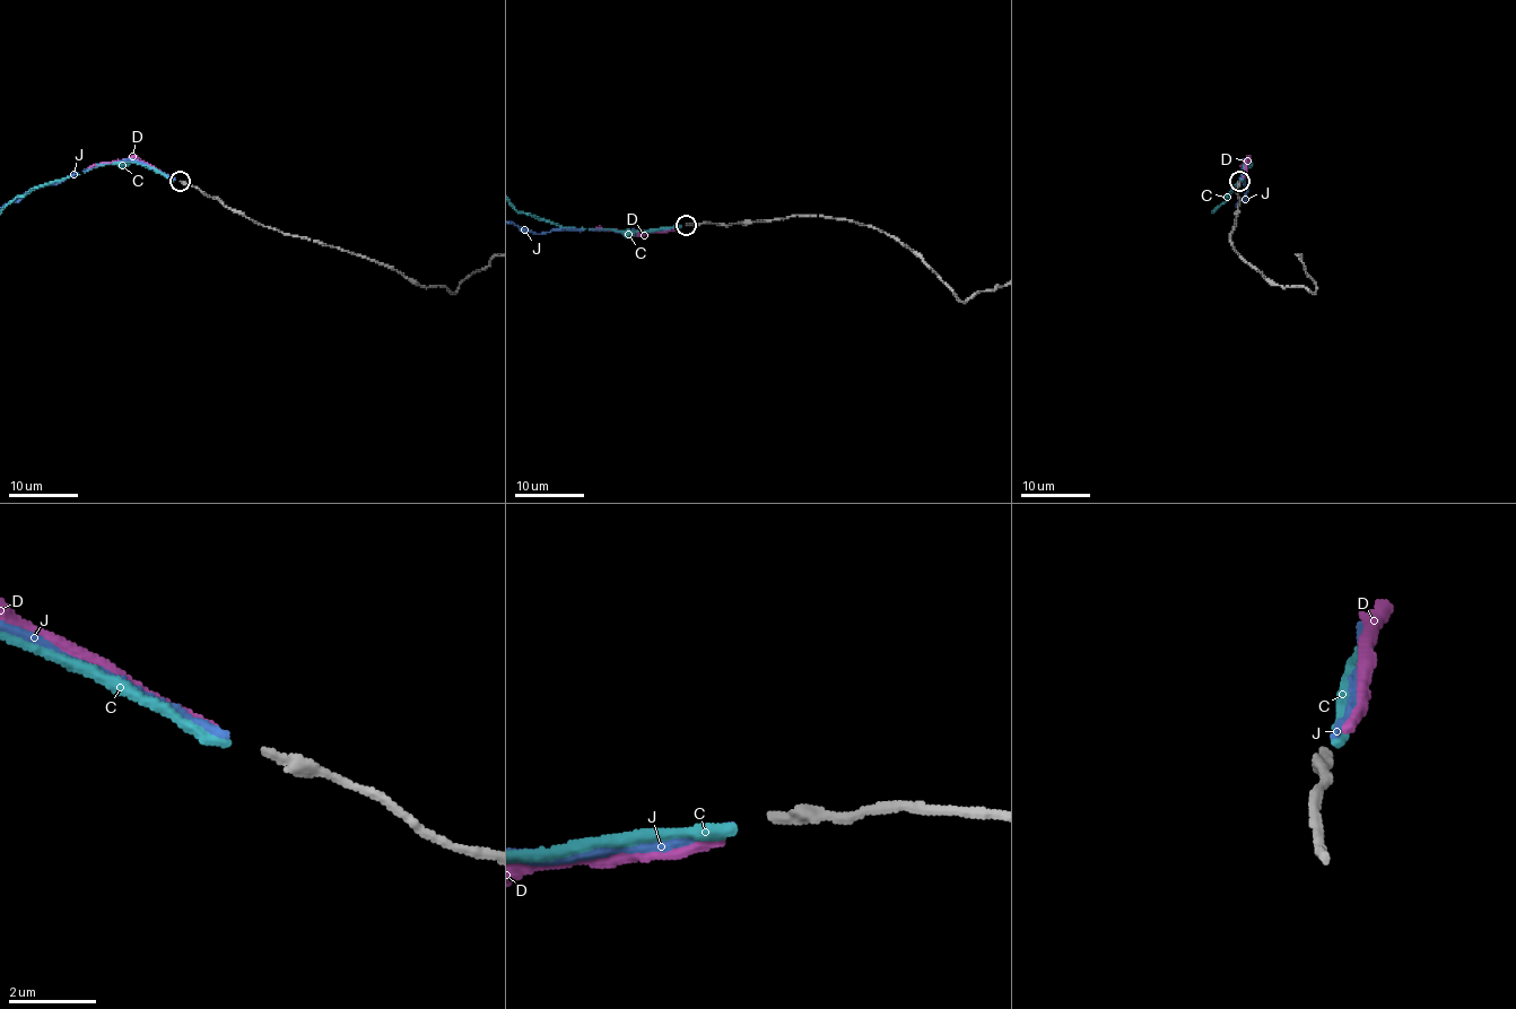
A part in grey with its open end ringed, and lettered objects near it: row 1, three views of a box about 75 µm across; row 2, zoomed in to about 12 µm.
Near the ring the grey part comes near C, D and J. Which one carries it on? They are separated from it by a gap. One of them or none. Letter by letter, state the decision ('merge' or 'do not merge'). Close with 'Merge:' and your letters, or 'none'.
C: do not merge
D: do not merge
J: merge
Merge: J

